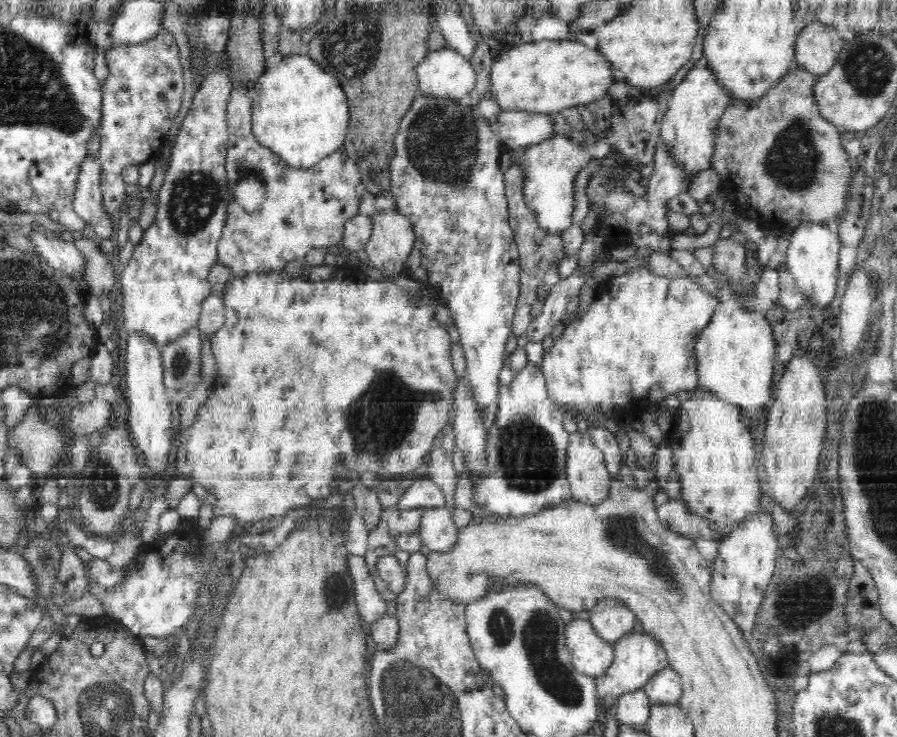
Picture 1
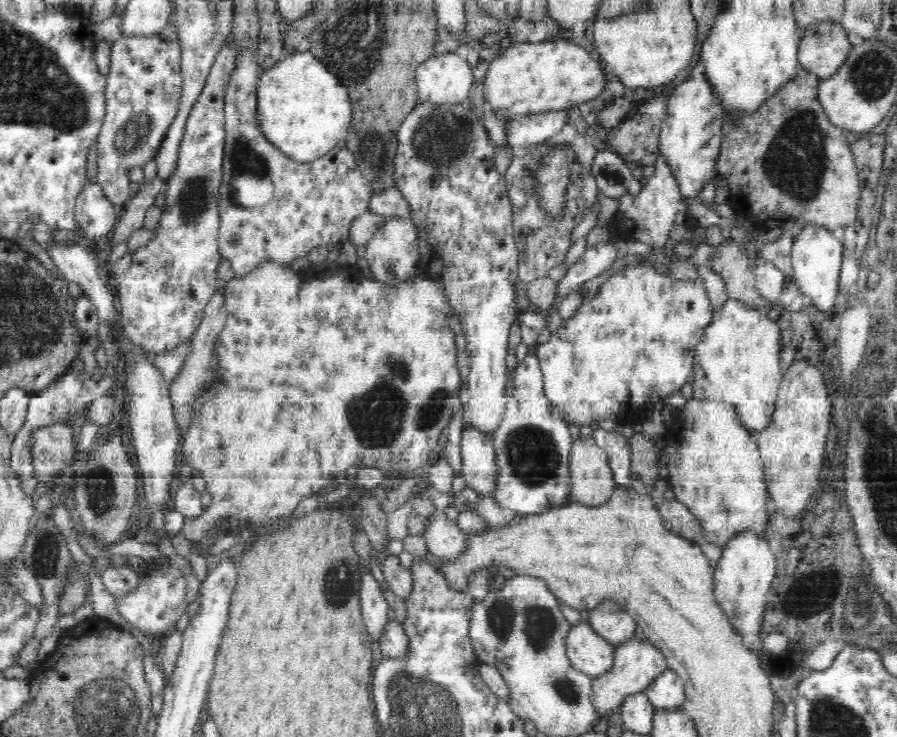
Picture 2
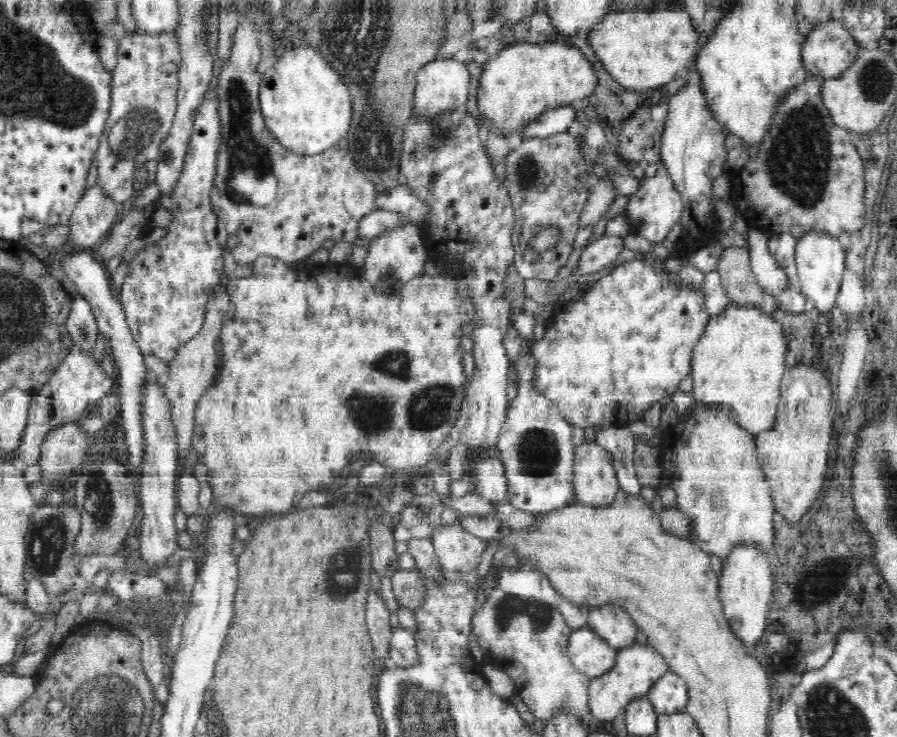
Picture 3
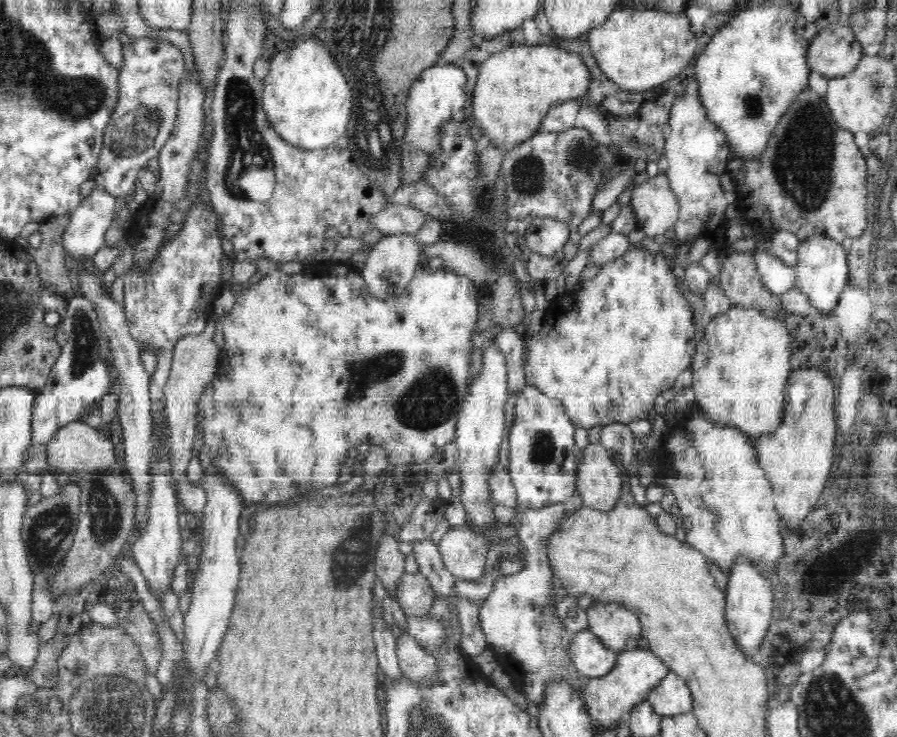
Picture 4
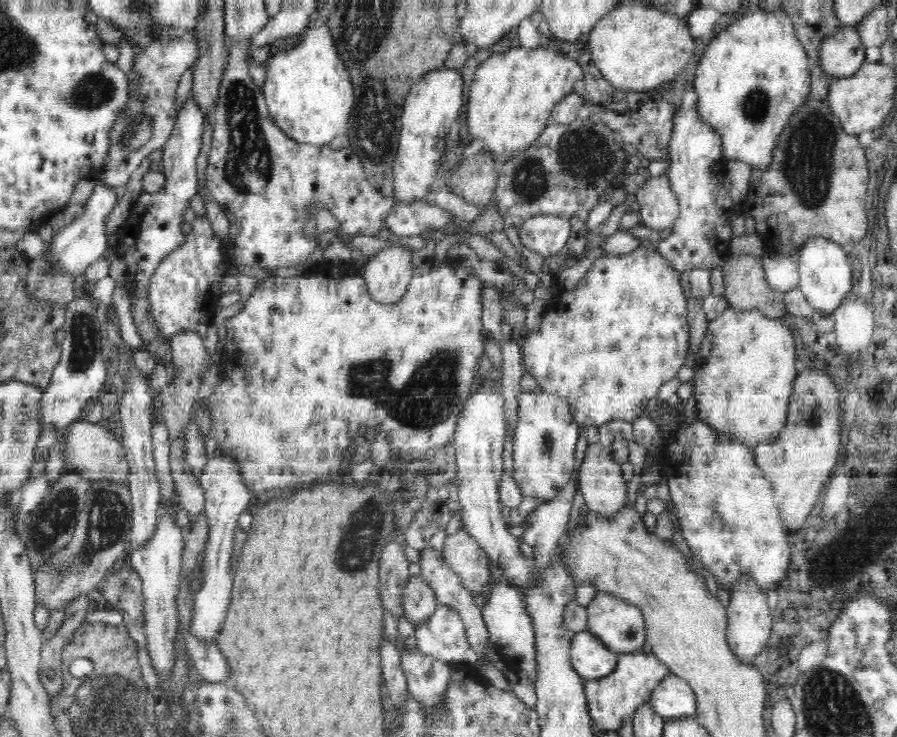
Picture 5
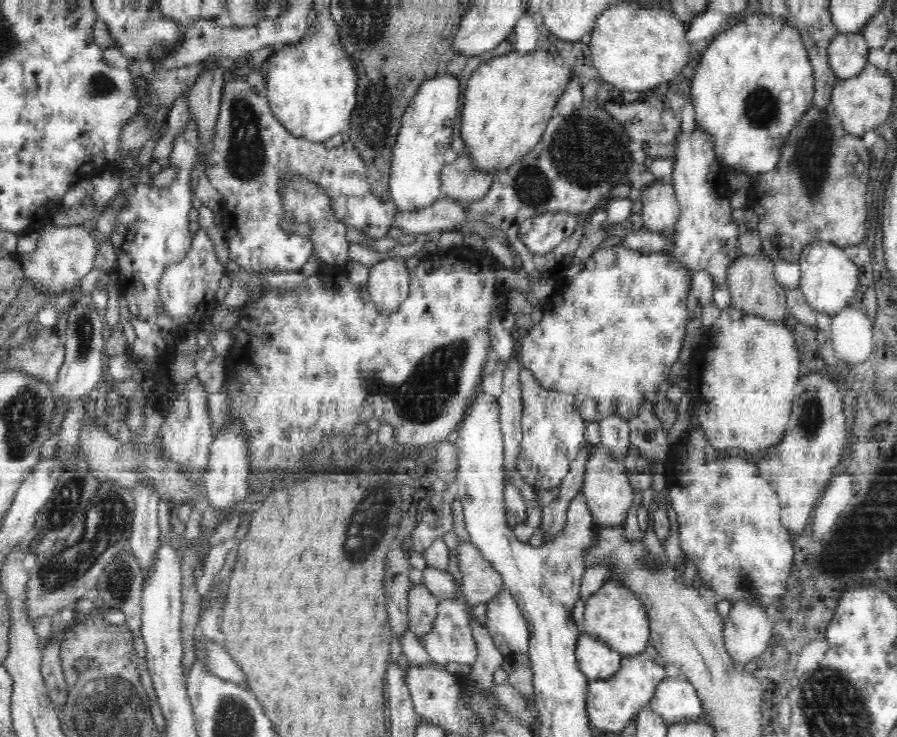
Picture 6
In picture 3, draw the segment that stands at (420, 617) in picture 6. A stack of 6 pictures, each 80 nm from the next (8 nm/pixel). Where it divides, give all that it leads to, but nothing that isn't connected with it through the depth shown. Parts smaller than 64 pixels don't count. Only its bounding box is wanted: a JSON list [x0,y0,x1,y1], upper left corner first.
[390,568,428,612]

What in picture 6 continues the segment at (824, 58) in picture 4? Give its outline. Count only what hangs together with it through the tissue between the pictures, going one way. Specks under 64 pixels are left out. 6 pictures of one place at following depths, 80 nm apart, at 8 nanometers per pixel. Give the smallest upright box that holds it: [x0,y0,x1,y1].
[829,33,870,79]

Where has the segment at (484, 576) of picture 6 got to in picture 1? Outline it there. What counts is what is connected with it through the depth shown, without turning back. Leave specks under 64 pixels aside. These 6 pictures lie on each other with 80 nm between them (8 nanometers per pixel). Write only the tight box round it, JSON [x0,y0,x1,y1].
[418,506,458,552]

